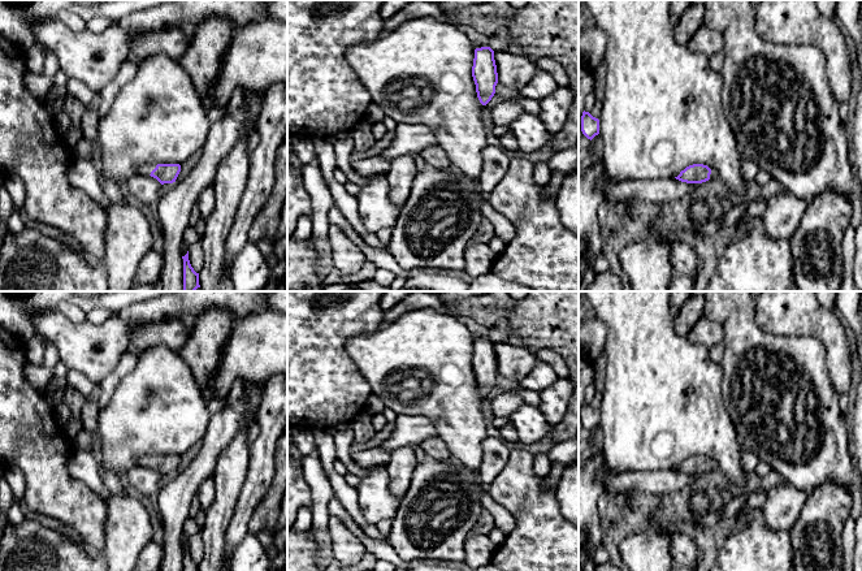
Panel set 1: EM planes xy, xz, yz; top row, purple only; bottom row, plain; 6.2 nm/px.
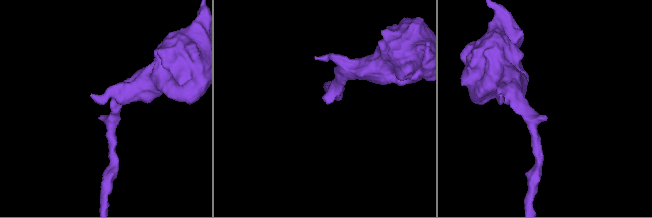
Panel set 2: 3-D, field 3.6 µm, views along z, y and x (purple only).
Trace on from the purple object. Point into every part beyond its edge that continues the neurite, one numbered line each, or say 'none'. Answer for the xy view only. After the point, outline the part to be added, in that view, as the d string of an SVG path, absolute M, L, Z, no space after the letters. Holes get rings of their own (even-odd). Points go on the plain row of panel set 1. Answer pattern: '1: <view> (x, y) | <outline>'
1: xy (144, 461) | M143 455L138 458L138 466L150 467L157 455Z

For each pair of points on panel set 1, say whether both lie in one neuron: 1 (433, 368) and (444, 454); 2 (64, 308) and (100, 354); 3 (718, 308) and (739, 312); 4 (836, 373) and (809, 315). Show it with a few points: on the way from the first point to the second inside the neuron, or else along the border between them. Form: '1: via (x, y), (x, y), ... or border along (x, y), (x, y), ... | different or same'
1: border along (437, 435), (451, 455) | different
2: border along (57, 310), (73, 321), (86, 320) | different
3: via (723, 308), (733, 308) | same
4: via (836, 359), (836, 344), (823, 329) | same

